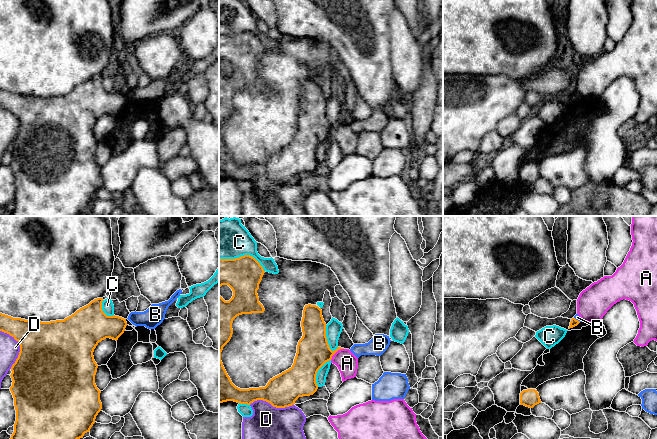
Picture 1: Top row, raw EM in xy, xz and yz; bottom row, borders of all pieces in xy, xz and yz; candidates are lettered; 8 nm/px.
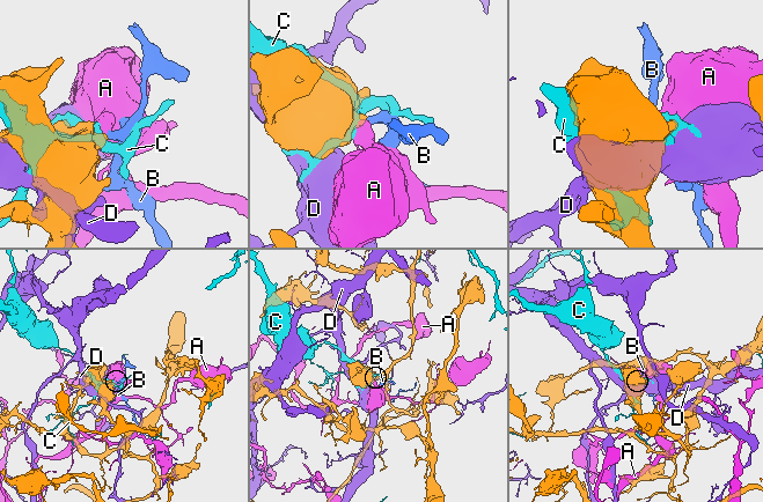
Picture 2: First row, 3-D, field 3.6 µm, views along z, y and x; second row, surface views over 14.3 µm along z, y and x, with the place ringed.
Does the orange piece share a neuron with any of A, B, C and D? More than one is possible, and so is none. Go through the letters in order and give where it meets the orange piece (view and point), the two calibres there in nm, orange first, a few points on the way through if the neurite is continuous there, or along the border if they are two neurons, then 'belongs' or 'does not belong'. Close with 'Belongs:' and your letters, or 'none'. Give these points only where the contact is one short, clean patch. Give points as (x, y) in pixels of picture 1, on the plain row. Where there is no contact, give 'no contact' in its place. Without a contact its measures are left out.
A: xz (336, 127) | 260/170 nm | does not belong
B: yz (577, 96) | 60/50 nm | along yz (574, 93), (580, 97) | does not belong
C: xz (243, 32) | 300/280 nm | does not belong
D: xy (20, 123) | 500/160 nm | does not belong
Belongs: none

